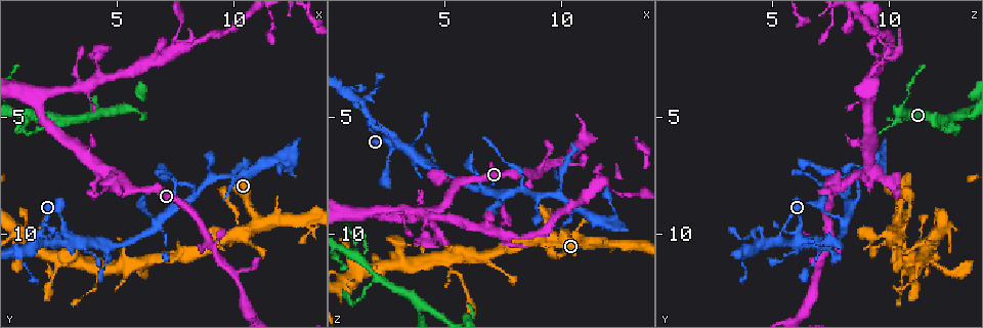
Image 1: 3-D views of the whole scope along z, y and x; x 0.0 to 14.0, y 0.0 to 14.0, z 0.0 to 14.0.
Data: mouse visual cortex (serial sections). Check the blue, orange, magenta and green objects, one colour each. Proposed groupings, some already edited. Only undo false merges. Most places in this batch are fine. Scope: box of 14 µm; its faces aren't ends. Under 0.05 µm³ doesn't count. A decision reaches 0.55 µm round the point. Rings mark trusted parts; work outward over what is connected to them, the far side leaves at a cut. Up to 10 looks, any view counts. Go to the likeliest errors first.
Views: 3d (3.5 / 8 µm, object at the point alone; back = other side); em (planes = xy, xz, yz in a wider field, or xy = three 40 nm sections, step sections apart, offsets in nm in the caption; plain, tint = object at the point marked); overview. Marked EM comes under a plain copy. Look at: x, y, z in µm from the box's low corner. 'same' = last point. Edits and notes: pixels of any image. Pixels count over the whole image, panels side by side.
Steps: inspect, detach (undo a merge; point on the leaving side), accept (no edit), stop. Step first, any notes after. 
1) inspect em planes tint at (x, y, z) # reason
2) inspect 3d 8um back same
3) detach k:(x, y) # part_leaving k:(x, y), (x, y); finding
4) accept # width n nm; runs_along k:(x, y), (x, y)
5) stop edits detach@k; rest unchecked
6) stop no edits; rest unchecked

inspect 3d 3.5um at (1.1, 5.6, 12.9) # sharp bend

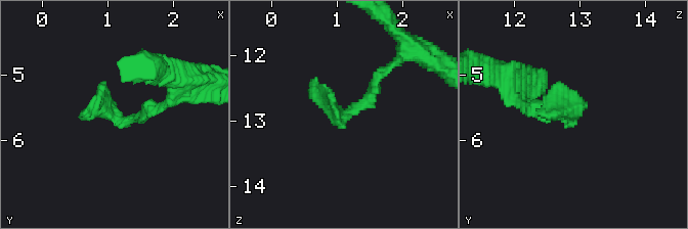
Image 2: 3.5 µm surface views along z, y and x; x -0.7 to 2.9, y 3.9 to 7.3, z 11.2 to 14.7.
inspect em planes tint at (1.15, 5.65, 12.90)

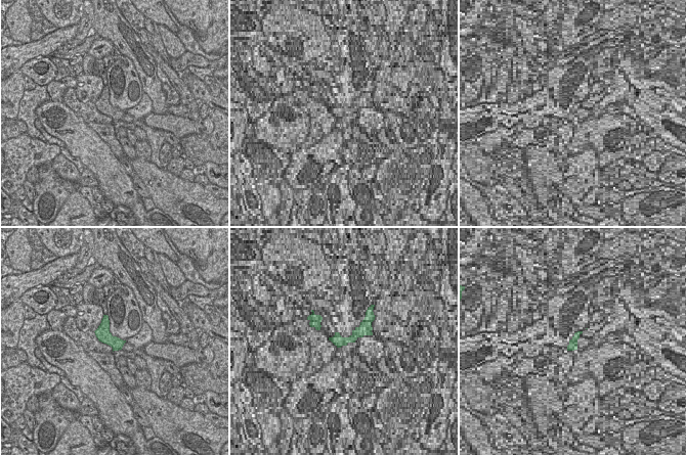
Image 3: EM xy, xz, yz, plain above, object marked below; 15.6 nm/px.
inspect em xy step 5 tint same # another direction

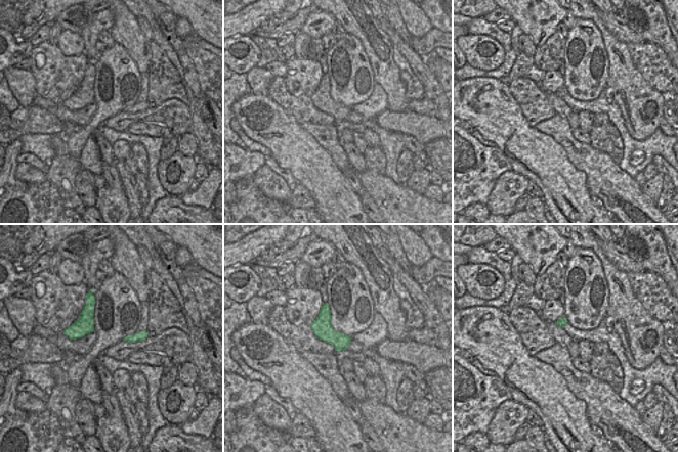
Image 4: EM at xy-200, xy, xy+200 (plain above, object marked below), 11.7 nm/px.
accept # runs_along 2:(389, 66), (345, 115), (314, 78); one cell here

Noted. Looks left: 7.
inspect em xy step 5 tint at (3.9, 4.9, 13.1)

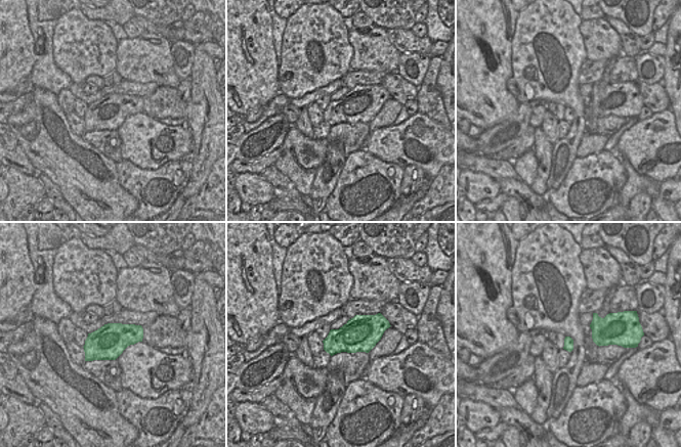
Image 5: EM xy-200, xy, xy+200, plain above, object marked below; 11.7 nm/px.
inspect 3d 3.5um same

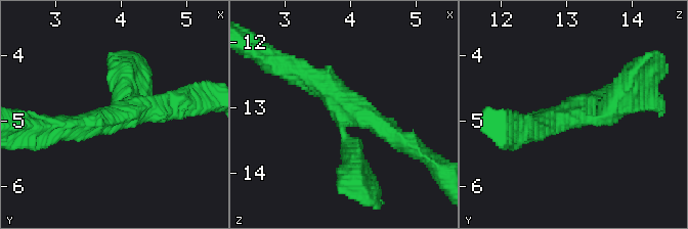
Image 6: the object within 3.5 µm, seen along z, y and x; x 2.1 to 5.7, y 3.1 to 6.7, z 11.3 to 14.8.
accept # arm_widths 250, 300, 300 nm; runs_along 6:(291, 70), (404, 143); one cell here

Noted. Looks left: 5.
inspect 3d 8um at (11.1, 9.6, 10.3) # sharp bend

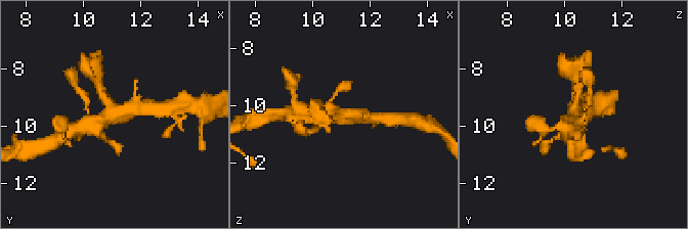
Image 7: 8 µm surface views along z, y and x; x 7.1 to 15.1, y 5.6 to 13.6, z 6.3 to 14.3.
inspect em xy step 1 tint at (11.1, 9.6, 10.4)

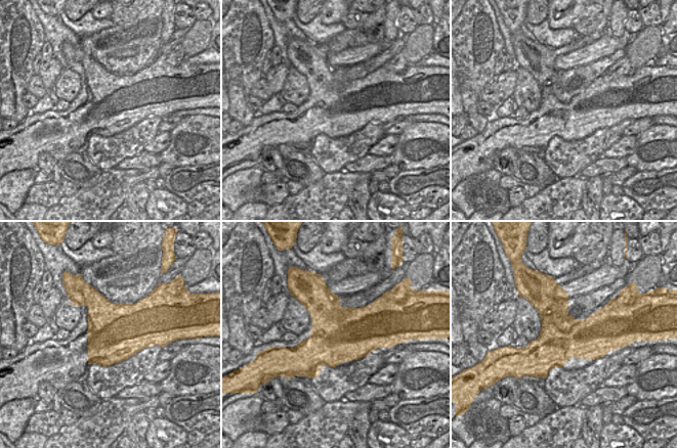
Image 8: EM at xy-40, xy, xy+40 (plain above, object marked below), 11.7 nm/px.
accept # arms 4; arm_widths 200, 200, 300, 400 nm; runs_along 7:(99, 89), (113, 117), (90, 126); one cell here

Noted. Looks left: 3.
inspect 3d 3.5um back at (5.0, 11.5, 11.0) # thin arm on a thick one

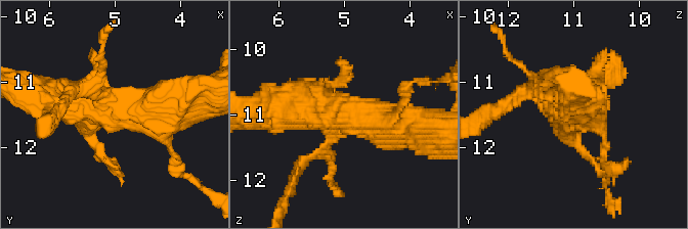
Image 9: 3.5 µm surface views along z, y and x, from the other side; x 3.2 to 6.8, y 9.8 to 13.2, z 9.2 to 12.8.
inspect em xy step 1 tint at (5.00, 11.50, 11.00)

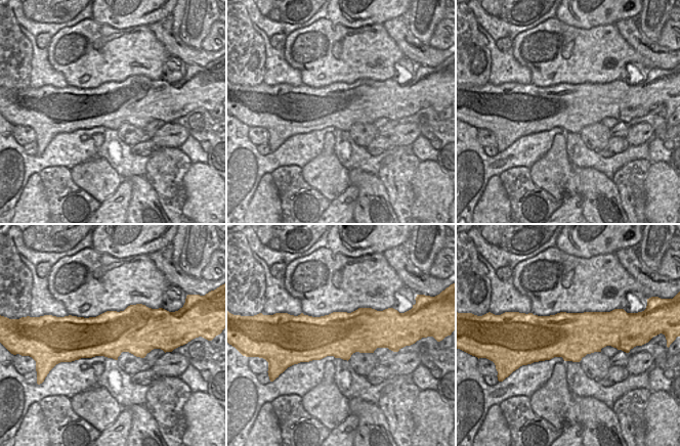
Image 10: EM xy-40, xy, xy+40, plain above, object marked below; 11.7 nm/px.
accept # width 550 nm; runs_along 9:(280, 105), (412, 123); continuous, no second cell

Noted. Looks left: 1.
stop no edits; rest unchecked

